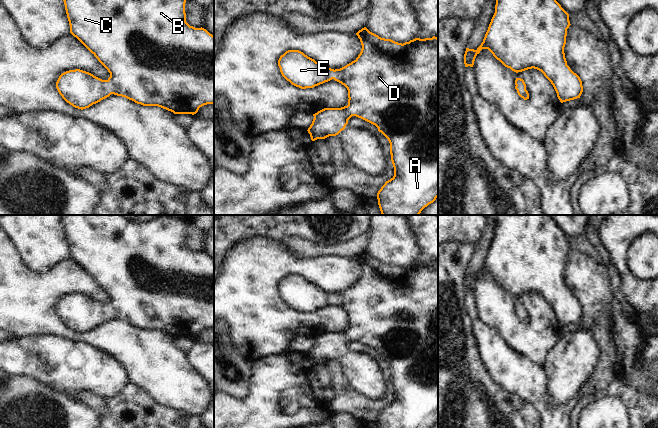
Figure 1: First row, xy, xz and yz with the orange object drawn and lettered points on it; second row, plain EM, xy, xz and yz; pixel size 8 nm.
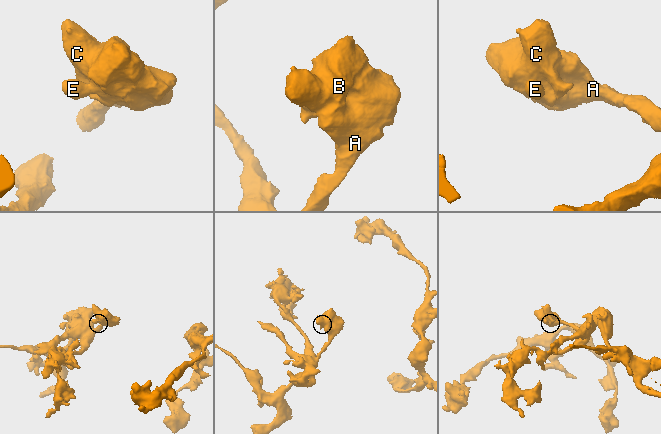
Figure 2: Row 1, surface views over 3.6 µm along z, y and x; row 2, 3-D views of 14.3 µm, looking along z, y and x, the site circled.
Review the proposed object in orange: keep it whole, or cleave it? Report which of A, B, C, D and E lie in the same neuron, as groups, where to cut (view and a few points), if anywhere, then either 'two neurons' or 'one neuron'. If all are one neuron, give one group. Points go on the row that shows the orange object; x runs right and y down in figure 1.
A B C D E; no cut; one neuron

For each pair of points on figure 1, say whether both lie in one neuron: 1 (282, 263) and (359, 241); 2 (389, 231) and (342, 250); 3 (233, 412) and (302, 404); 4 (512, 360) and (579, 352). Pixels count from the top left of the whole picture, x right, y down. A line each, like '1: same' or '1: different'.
1: different
2: different
3: same
4: different

